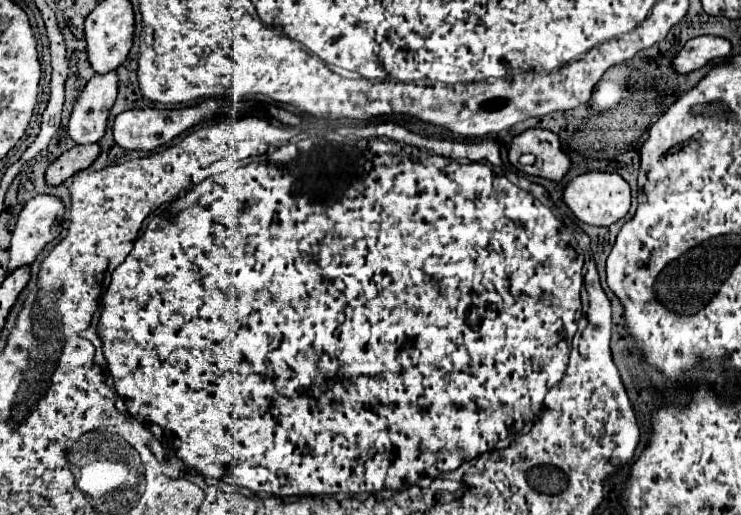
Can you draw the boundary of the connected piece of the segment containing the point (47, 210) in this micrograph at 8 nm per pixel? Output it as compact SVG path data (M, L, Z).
M36 195L32 197L24 209L18 215L18 223L16 229L12 233L12 247L10 247L10 267L8 269L16 269L22 265L30 265L36 255L42 251L42 247L52 241L54 237L60 235L62 231L62 221L64 221L64 203L60 197L56 195Z

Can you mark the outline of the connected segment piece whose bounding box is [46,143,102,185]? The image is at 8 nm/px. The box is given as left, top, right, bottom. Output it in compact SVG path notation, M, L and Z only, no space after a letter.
M98 143L92 145L74 145L70 151L62 153L48 169L46 169L46 181L48 185L60 185L80 169L90 167L96 157L100 155L102 147Z

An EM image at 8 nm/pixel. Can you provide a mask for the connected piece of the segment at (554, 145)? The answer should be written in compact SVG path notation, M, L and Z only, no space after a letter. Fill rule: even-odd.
M526 129L518 137L514 137L510 151L510 163L526 175L544 177L550 181L560 181L572 169L570 155L562 149L560 137L548 129ZM532 153L536 155L534 165L520 165L520 155Z

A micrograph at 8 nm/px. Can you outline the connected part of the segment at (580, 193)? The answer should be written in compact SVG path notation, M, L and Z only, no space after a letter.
M592 171L578 175L566 185L564 201L580 221L598 227L610 227L618 219L626 217L626 213L630 211L630 185L618 173Z

